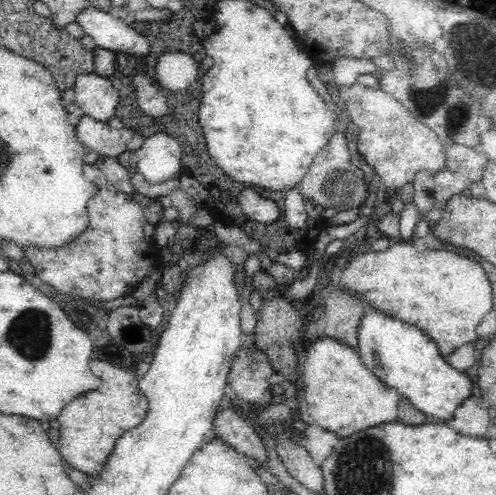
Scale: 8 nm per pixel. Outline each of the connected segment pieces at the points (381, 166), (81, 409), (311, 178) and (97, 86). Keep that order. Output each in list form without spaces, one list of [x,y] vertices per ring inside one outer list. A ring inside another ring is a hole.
[[[355,83],[352,87],[338,87],[340,99],[350,113],[351,123],[359,127],[358,151],[364,160],[380,176],[381,186],[389,189],[391,194],[396,188],[402,189],[404,184],[412,183],[418,172],[425,170],[430,174],[438,174],[446,164],[445,141],[438,138],[435,132],[414,116],[390,94],[381,89],[371,89]]]
[[[91,360],[90,368],[101,380],[100,386],[80,394],[61,410],[57,416],[61,436],[58,446],[63,460],[73,468],[97,477],[112,454],[116,441],[146,418],[148,405],[132,371],[100,360]]]
[[[335,133],[332,140],[316,154],[298,187],[302,198],[320,204],[324,209],[339,212],[364,206],[367,187],[364,173],[351,164],[352,155],[348,149],[347,139],[342,133]]]
[[[93,73],[78,75],[73,90],[74,103],[83,109],[85,115],[105,123],[115,118],[118,92],[108,80]]]

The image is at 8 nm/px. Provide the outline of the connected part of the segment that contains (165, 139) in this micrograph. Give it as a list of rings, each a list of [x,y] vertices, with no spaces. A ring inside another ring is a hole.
[[[162,132],[152,134],[139,150],[132,153],[137,172],[152,184],[184,174],[181,154],[180,144]]]

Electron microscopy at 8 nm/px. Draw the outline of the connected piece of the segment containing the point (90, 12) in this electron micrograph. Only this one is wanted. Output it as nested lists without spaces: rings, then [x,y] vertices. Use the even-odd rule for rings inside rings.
[[[86,8],[76,16],[85,34],[92,36],[96,47],[143,59],[150,52],[150,41],[132,23],[113,17],[109,12]]]

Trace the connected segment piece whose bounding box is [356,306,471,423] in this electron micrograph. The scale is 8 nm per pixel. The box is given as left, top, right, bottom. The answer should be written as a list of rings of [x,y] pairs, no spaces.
[[[369,306],[366,309],[368,312],[358,324],[356,341],[359,356],[368,370],[386,386],[396,389],[432,421],[444,423],[444,420],[450,420],[454,410],[471,397],[471,380],[445,361],[438,345],[427,334]]]

